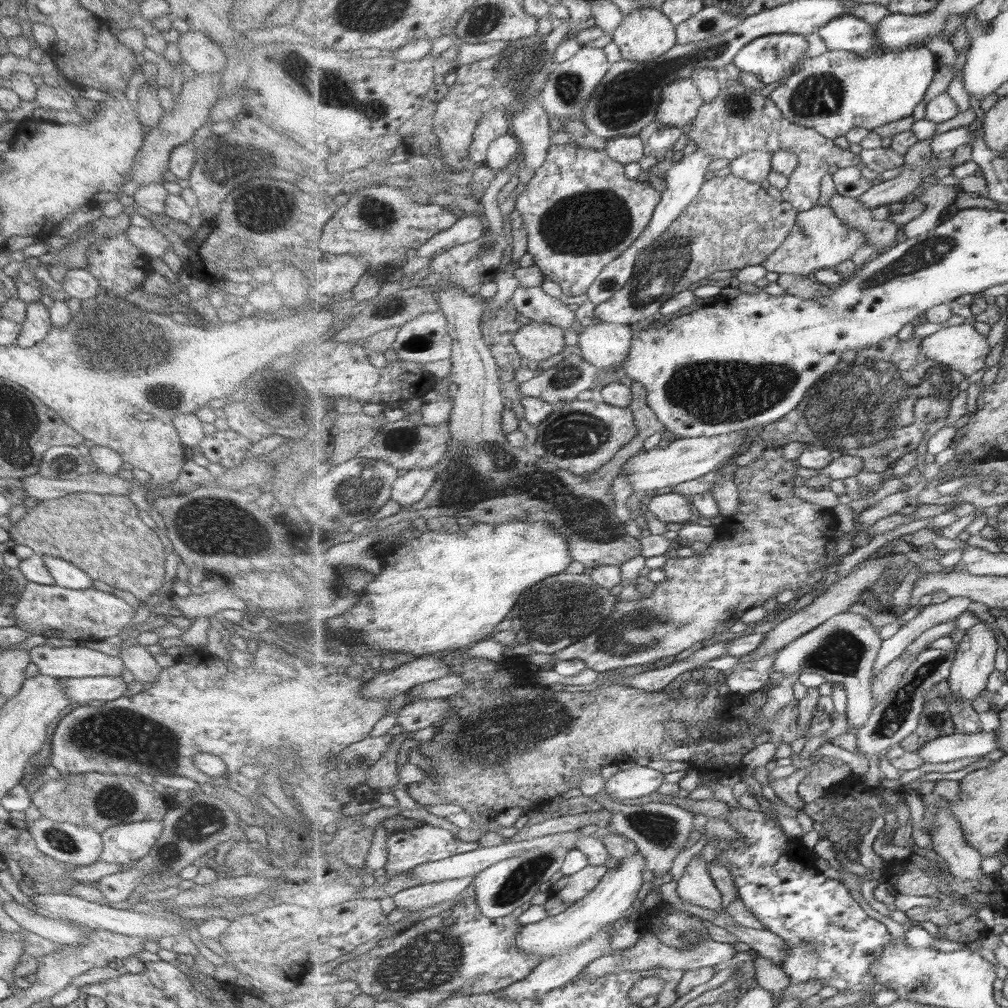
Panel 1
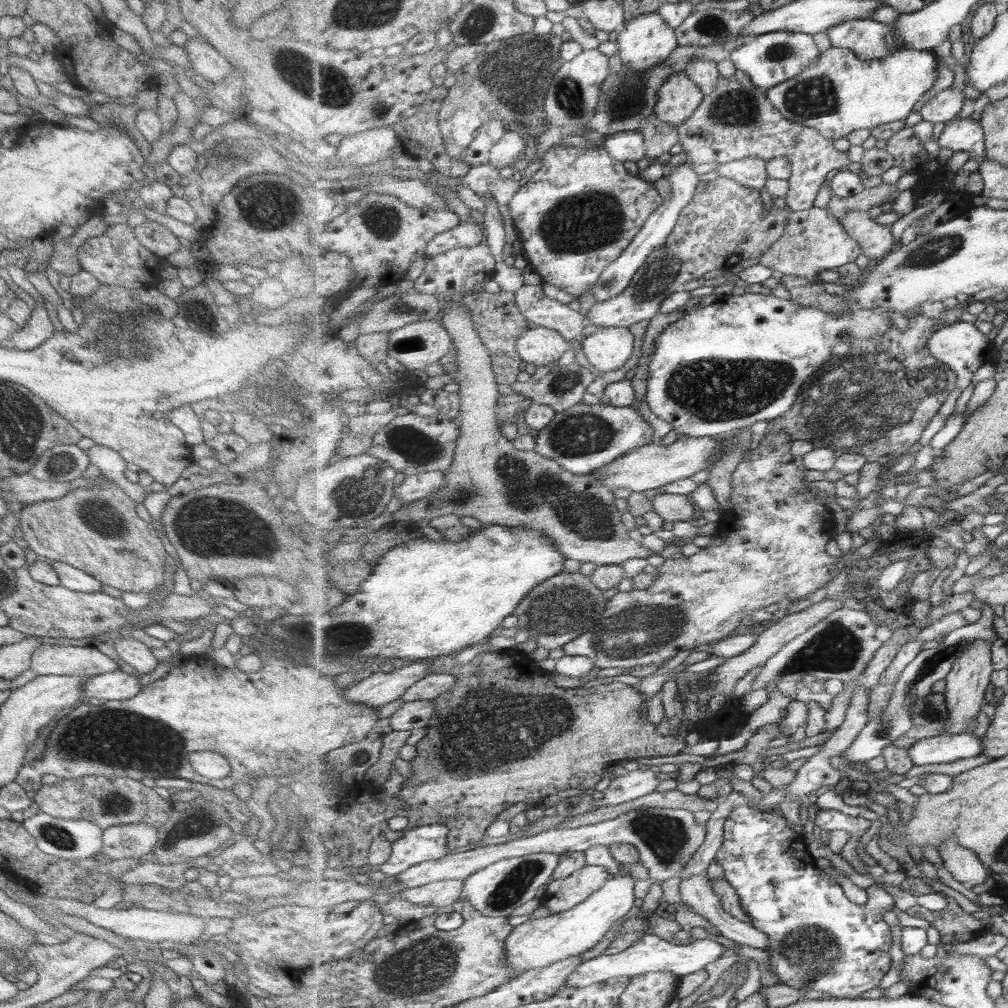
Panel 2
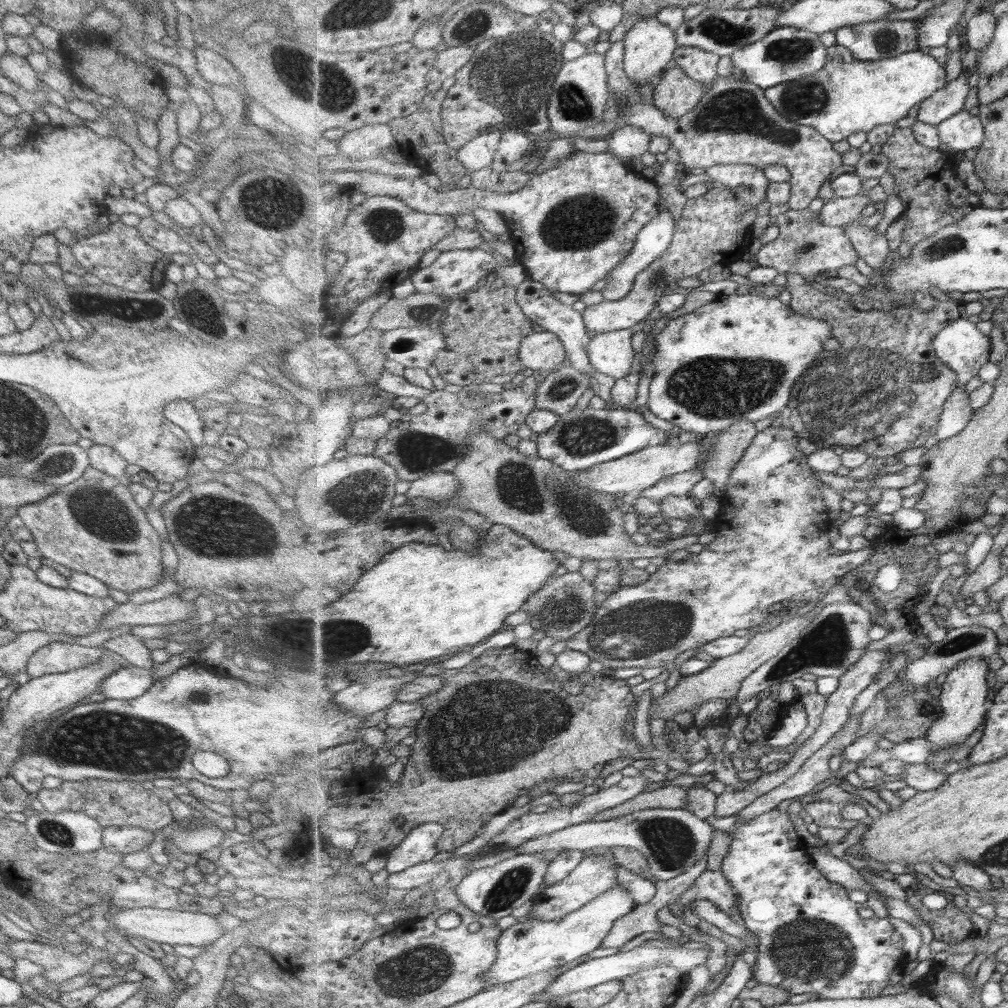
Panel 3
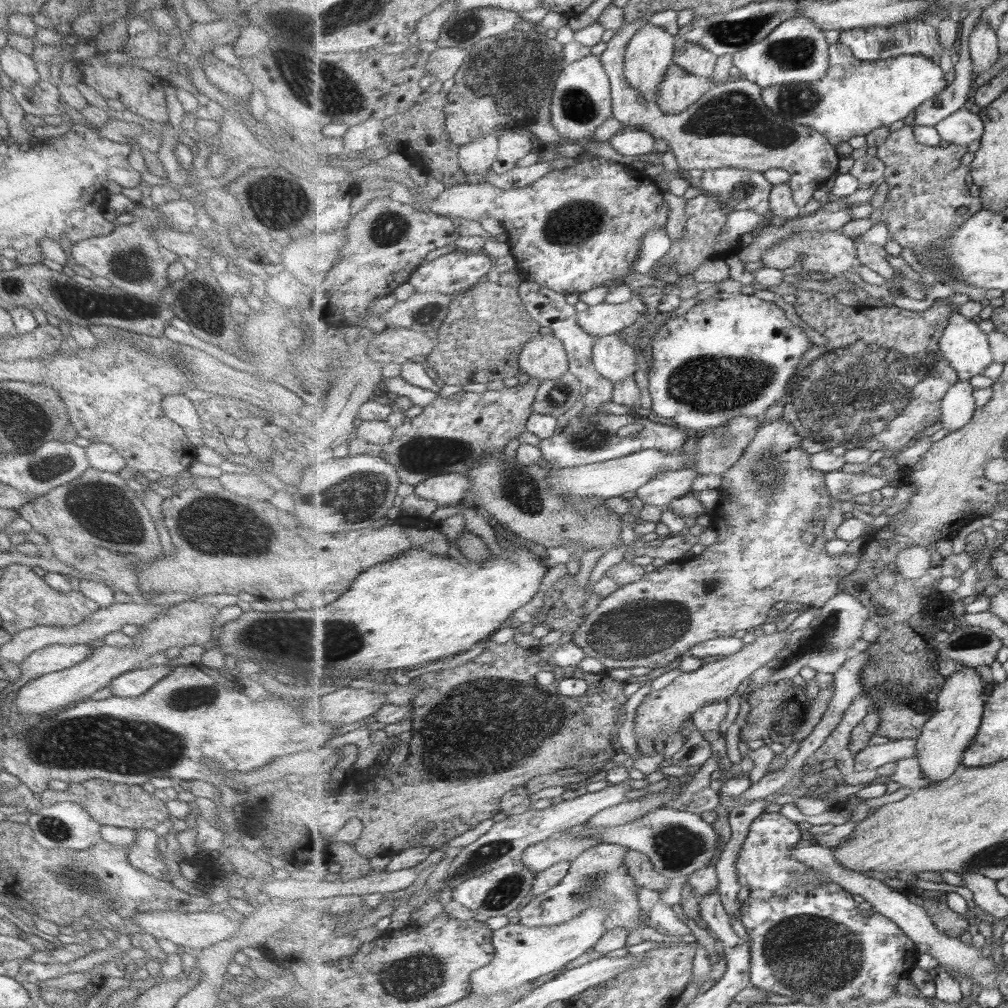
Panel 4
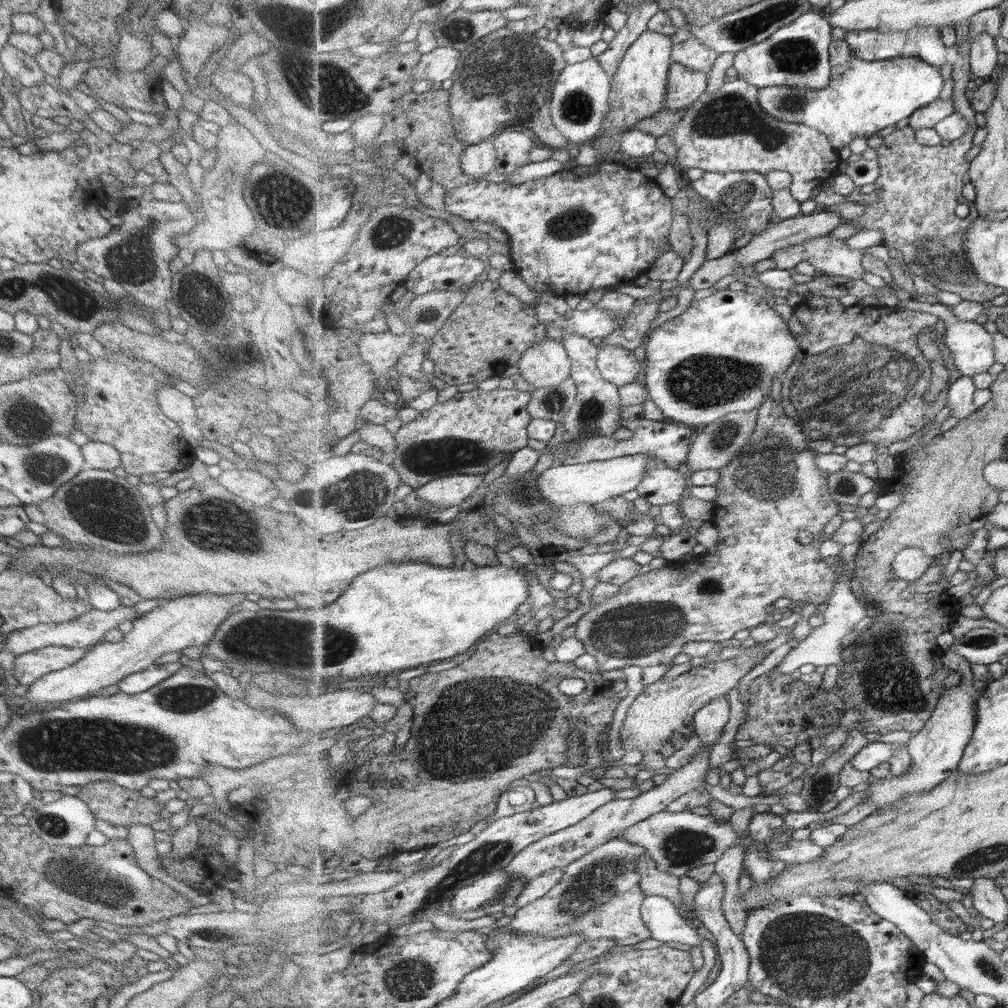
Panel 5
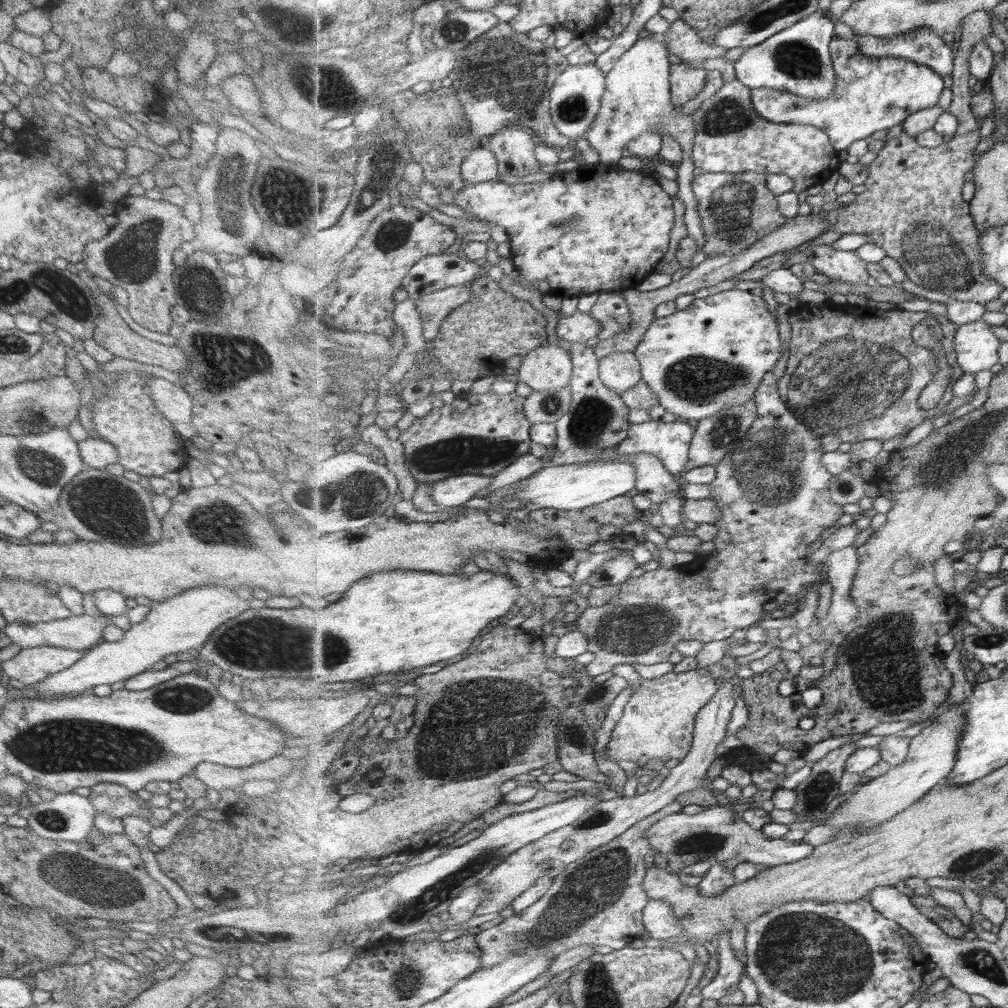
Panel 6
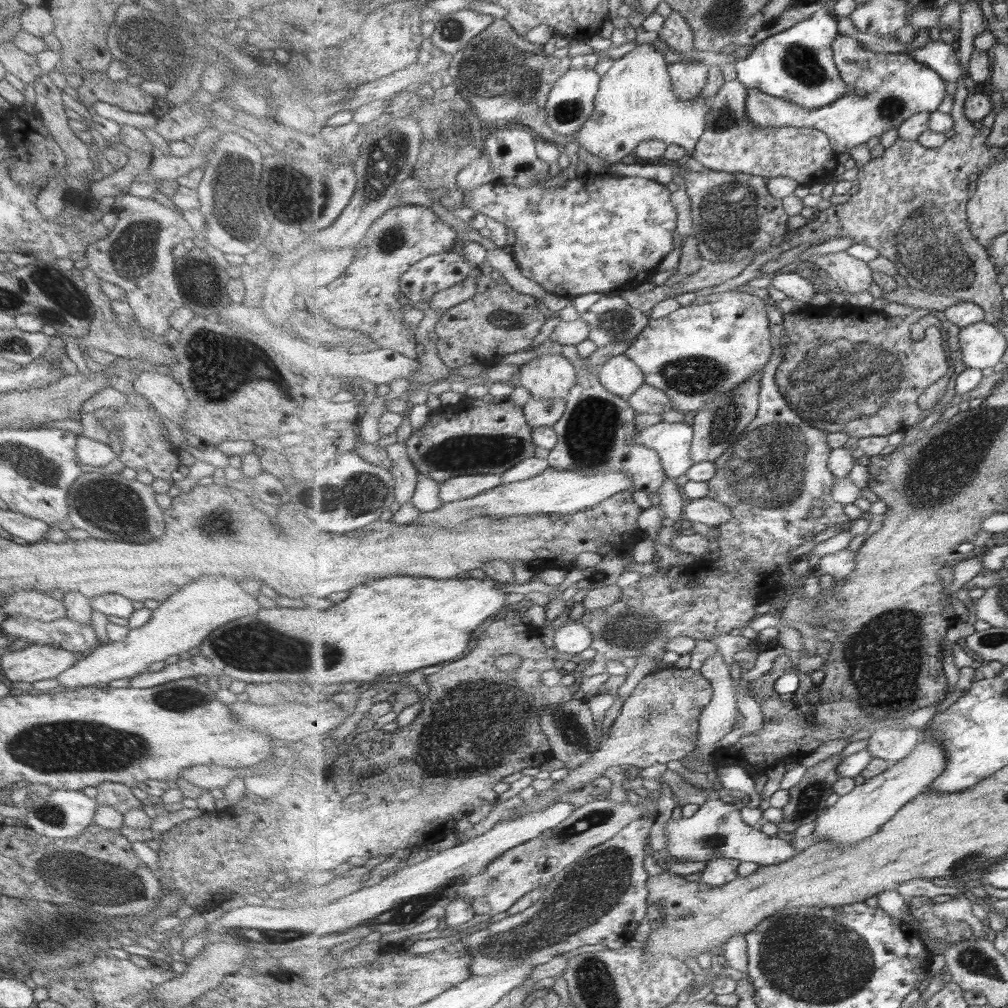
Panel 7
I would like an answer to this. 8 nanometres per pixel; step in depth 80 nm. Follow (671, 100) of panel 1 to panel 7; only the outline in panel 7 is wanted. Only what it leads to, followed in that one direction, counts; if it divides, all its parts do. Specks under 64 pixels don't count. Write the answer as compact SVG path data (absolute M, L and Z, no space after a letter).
M682 60L668 66L669 77L681 100L697 99L707 86L712 73L711 64Z

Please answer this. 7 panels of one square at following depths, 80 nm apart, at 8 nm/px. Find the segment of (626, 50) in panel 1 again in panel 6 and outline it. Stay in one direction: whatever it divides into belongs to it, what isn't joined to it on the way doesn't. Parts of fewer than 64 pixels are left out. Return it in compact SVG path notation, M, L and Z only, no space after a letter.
M653 35L643 37L637 41L617 62L617 66L608 73L607 90L604 92L601 108L596 120L593 121L590 131L585 138L591 150L598 154L597 161L605 165L619 165L620 161L628 155L628 144L642 134L655 132L654 128L660 126L664 129L663 135L676 138L683 149L683 162L675 165L678 190L674 196L678 197L684 205L683 222L688 237L692 237L699 244L699 252L693 258L690 267L682 268L681 276L687 275L693 268L708 259L704 254L704 231L700 228L700 217L697 210L697 199L692 192L692 170L695 164L692 160L694 140L697 138L697 129L691 115L683 114L672 99L672 86L669 83L668 45L663 38Z

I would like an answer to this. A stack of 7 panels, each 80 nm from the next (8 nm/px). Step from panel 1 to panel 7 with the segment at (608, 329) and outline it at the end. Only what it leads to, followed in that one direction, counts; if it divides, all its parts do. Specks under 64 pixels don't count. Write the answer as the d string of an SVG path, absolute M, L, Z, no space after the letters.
M625 354L610 358L597 375L609 392L625 399L633 396L646 383L644 370Z

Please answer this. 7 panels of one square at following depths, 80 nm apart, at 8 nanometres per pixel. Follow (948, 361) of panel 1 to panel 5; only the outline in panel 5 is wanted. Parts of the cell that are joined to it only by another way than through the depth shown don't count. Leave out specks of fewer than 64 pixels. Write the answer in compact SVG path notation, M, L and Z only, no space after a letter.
M912 297L909 300L901 300L897 306L904 310L911 310L911 312L925 312L926 314L933 314L933 316L939 316L944 320L947 326L947 335L945 335L945 344L949 348L949 352L952 353L952 357L958 366L958 370L965 376L971 377L975 374L981 374L981 372L987 372L991 370L991 366L996 362L996 352L993 348L993 334L979 322L965 322L955 317L955 313L950 306L945 304L929 304L929 302L916 302Z

